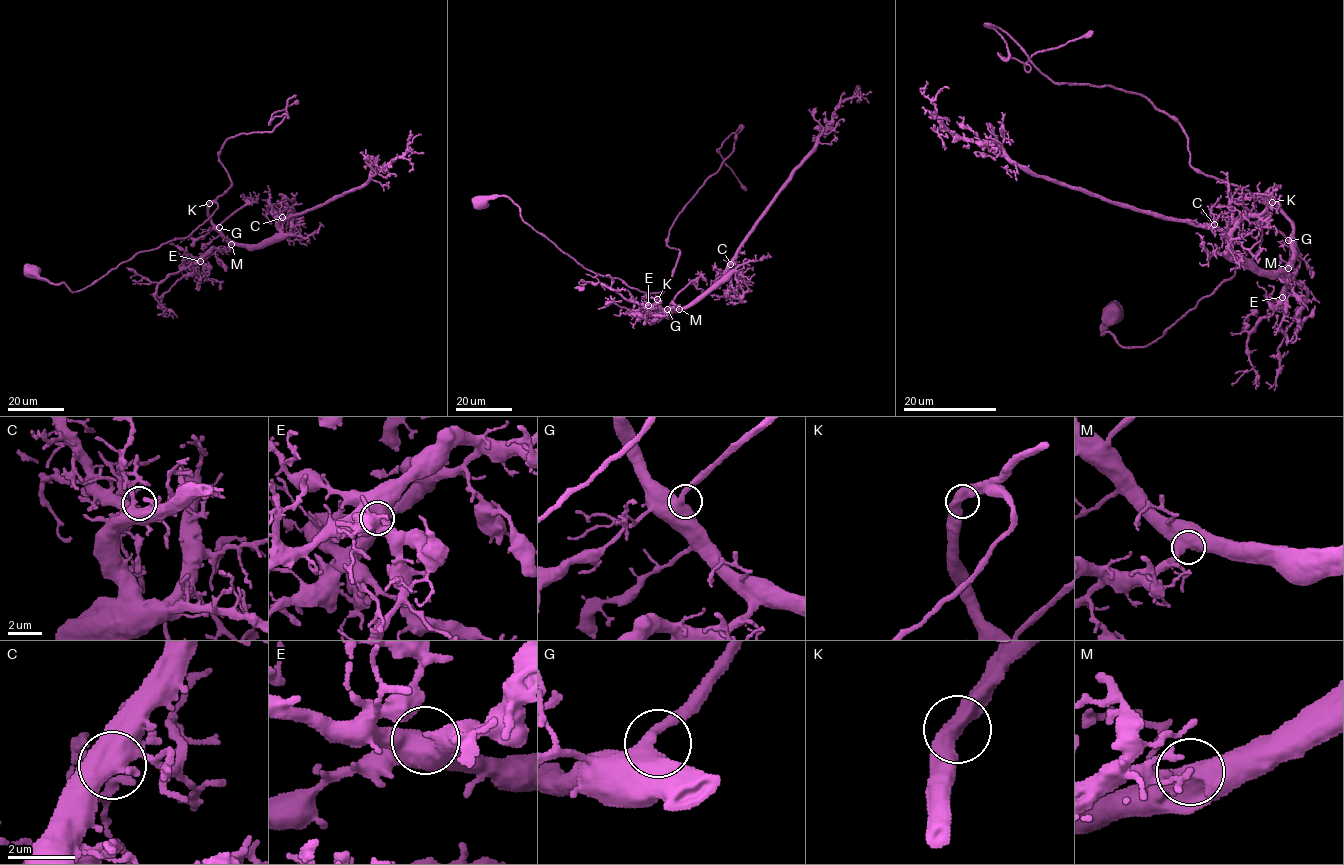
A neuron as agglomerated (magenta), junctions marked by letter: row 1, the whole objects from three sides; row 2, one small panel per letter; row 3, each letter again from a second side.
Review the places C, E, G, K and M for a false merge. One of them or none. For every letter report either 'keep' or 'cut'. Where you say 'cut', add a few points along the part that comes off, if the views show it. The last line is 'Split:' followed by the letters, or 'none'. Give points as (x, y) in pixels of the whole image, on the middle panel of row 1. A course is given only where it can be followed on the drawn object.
C: keep
E: keep
G: keep
K: keep
M: keep
Split: none

